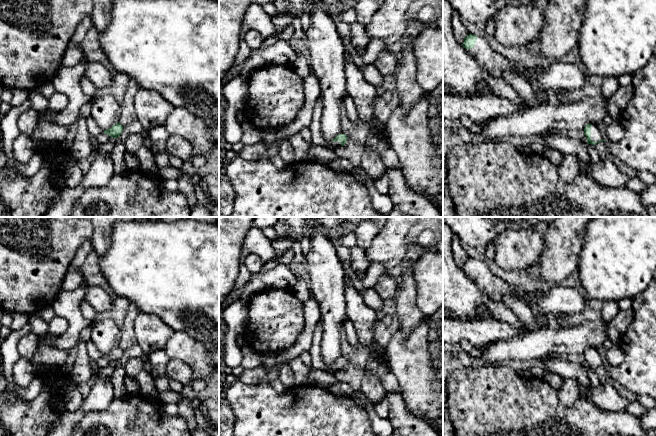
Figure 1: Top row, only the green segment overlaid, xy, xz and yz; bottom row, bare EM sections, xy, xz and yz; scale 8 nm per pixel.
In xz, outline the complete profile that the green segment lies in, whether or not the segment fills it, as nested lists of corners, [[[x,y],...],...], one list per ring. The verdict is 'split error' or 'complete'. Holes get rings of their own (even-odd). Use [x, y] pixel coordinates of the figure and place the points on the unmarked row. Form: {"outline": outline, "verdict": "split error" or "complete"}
{"outline": [[[319,321],[316,324],[314,335],[313,335],[312,346],[309,350],[312,359],[311,368],[325,370],[331,373],[336,373],[341,370],[344,370],[347,366],[347,361],[348,361],[345,358],[337,359],[331,366],[328,366],[322,360],[321,353],[320,353],[321,341],[322,341],[322,323]]], "verdict": "split error"}

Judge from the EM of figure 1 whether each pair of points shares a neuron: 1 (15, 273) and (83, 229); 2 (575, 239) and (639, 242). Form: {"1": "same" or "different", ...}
{"1": "same", "2": "different"}

